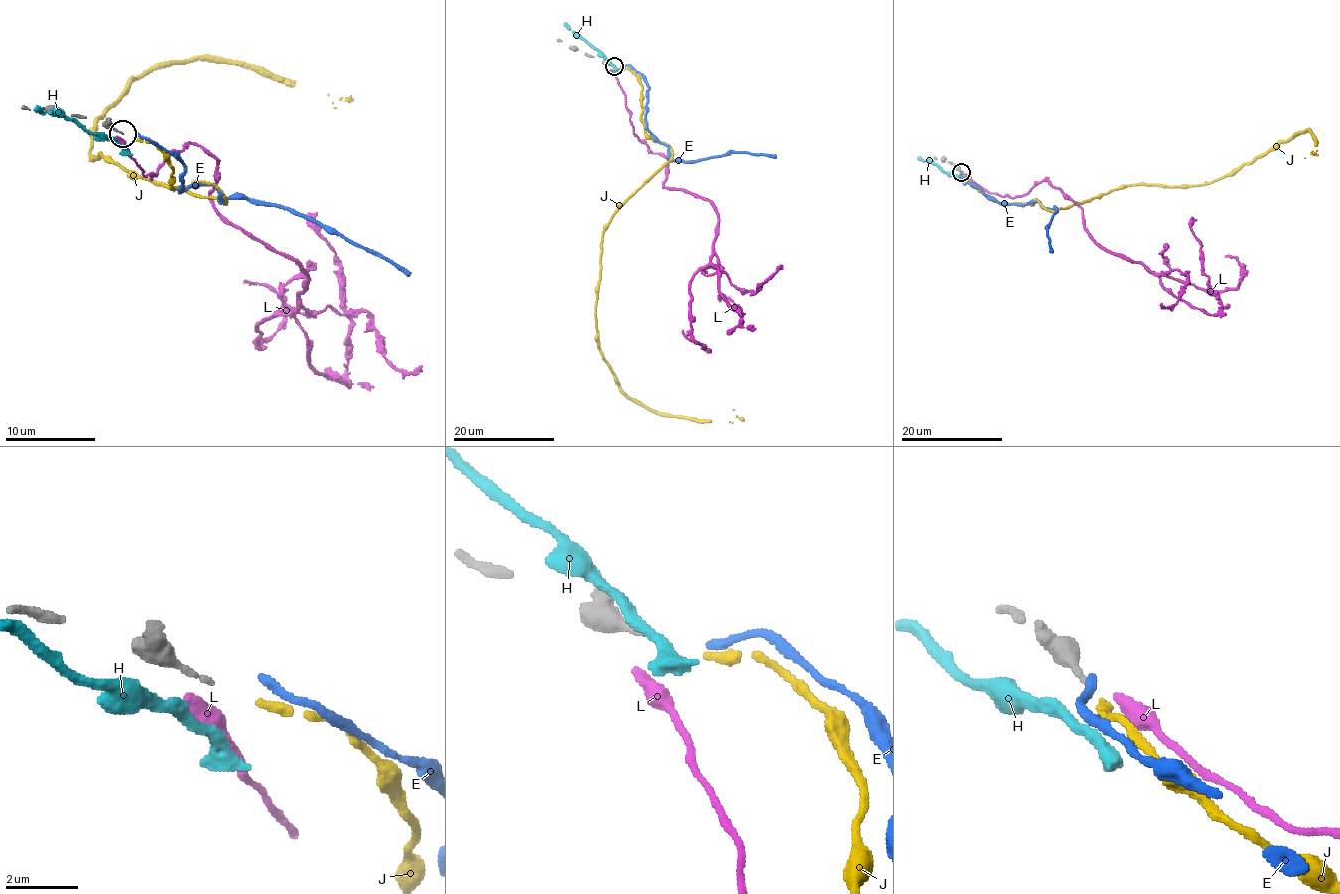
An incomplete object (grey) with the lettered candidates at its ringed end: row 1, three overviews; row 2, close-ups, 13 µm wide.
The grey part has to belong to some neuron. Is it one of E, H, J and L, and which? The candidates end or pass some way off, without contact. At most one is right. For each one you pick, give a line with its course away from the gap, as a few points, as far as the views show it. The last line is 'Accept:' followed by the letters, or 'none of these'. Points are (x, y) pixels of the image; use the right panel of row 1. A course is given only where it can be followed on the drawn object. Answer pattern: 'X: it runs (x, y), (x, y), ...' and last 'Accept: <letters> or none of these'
J: it runs (962, 174), (1003, 203), (1037, 201), (1051, 211), (1127, 185), (1209, 184), (1305, 131), (1317, 140), (1315, 154)
Accept: J

